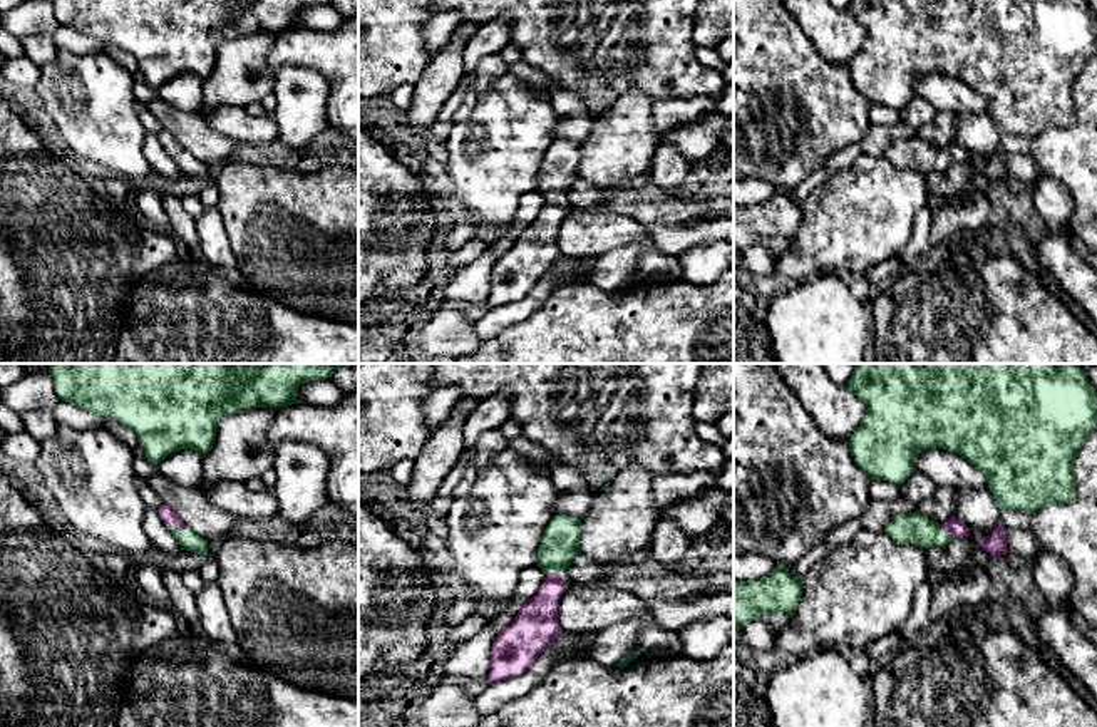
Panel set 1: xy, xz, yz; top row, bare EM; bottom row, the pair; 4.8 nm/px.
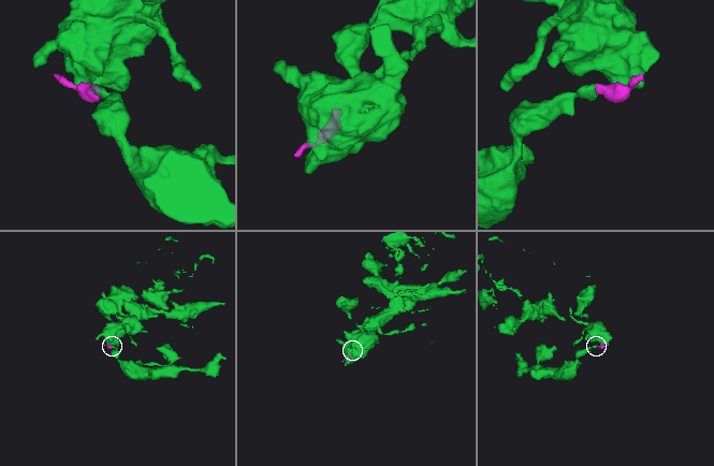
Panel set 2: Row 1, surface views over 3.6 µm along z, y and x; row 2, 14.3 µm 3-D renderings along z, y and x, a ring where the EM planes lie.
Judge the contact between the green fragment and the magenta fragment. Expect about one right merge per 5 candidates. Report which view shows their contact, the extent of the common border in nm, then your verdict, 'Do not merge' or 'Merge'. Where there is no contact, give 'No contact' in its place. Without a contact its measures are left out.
Touches green in xz. Shared border 120 nm. Merge

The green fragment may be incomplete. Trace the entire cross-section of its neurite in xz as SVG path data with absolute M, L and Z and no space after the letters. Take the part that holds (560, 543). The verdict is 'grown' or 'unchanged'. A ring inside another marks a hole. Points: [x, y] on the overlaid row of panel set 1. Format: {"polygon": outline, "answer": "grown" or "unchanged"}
{"polygon": "M556 514L546 526L536 565L546 578L514 620L497 633L486 677L491 683L521 675L563 633L558 623L558 600L571 583L568 570L579 553L579 533L581 518L566 514Z", "answer": "grown"}

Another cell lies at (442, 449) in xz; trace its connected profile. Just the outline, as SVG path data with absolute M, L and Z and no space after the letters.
M452 410L422 447L415 459L412 482L405 487L405 501L414 508L420 509L437 498L440 482L466 451L466 419L467 414Z

